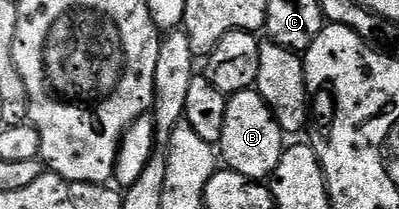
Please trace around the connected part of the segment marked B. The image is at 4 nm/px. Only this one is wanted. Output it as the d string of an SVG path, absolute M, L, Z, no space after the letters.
M257 88L231 93L226 99L224 131L220 142L220 157L225 168L235 169L240 175L253 181L262 181L274 176L284 152L284 134L274 113L258 94Z

